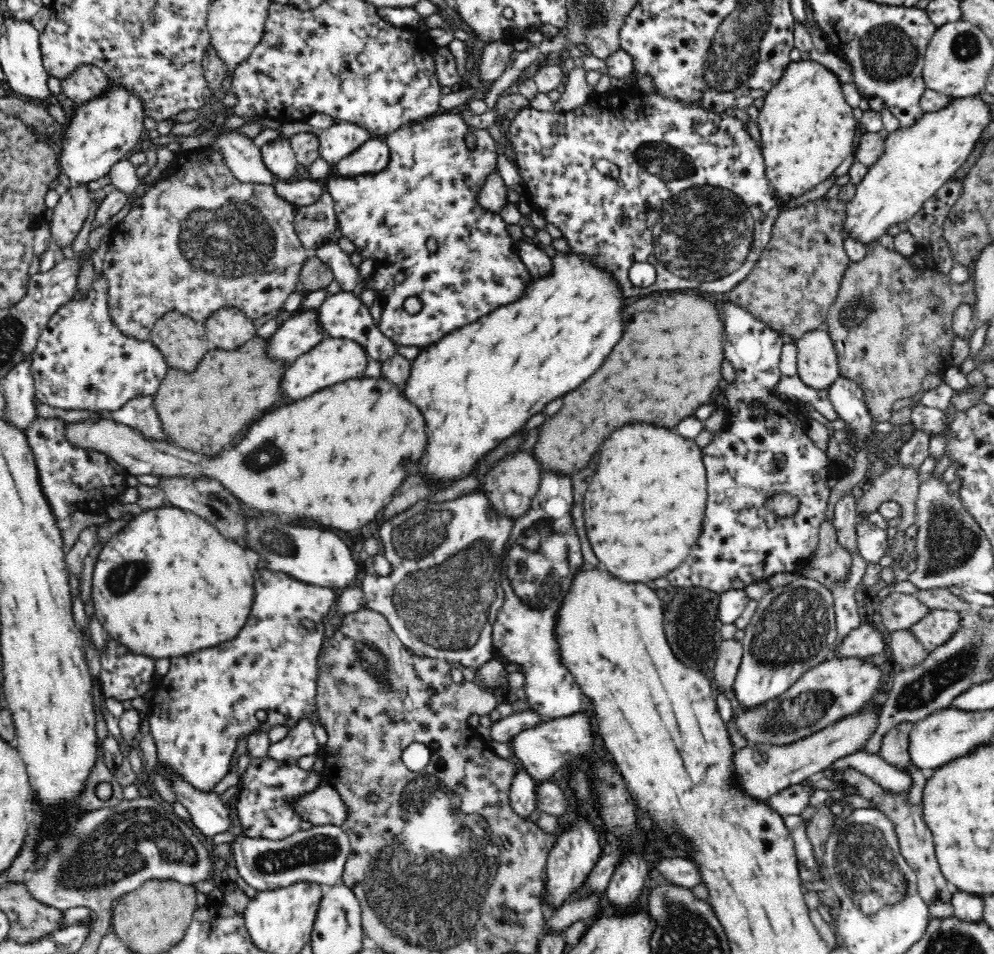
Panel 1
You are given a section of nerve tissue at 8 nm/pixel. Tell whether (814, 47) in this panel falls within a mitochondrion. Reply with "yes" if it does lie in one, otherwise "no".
no

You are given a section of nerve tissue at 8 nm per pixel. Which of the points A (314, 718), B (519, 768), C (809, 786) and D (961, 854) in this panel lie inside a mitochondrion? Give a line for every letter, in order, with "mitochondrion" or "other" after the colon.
A: other
B: other
C: other
D: other

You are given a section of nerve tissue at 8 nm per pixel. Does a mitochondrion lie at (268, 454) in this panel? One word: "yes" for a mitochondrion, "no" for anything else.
yes

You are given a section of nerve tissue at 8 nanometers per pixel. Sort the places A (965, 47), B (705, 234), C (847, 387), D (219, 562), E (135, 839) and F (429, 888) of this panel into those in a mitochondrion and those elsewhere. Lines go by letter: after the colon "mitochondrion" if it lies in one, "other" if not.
A: mitochondrion
B: mitochondrion
C: other
D: other
E: mitochondrion
F: mitochondrion

